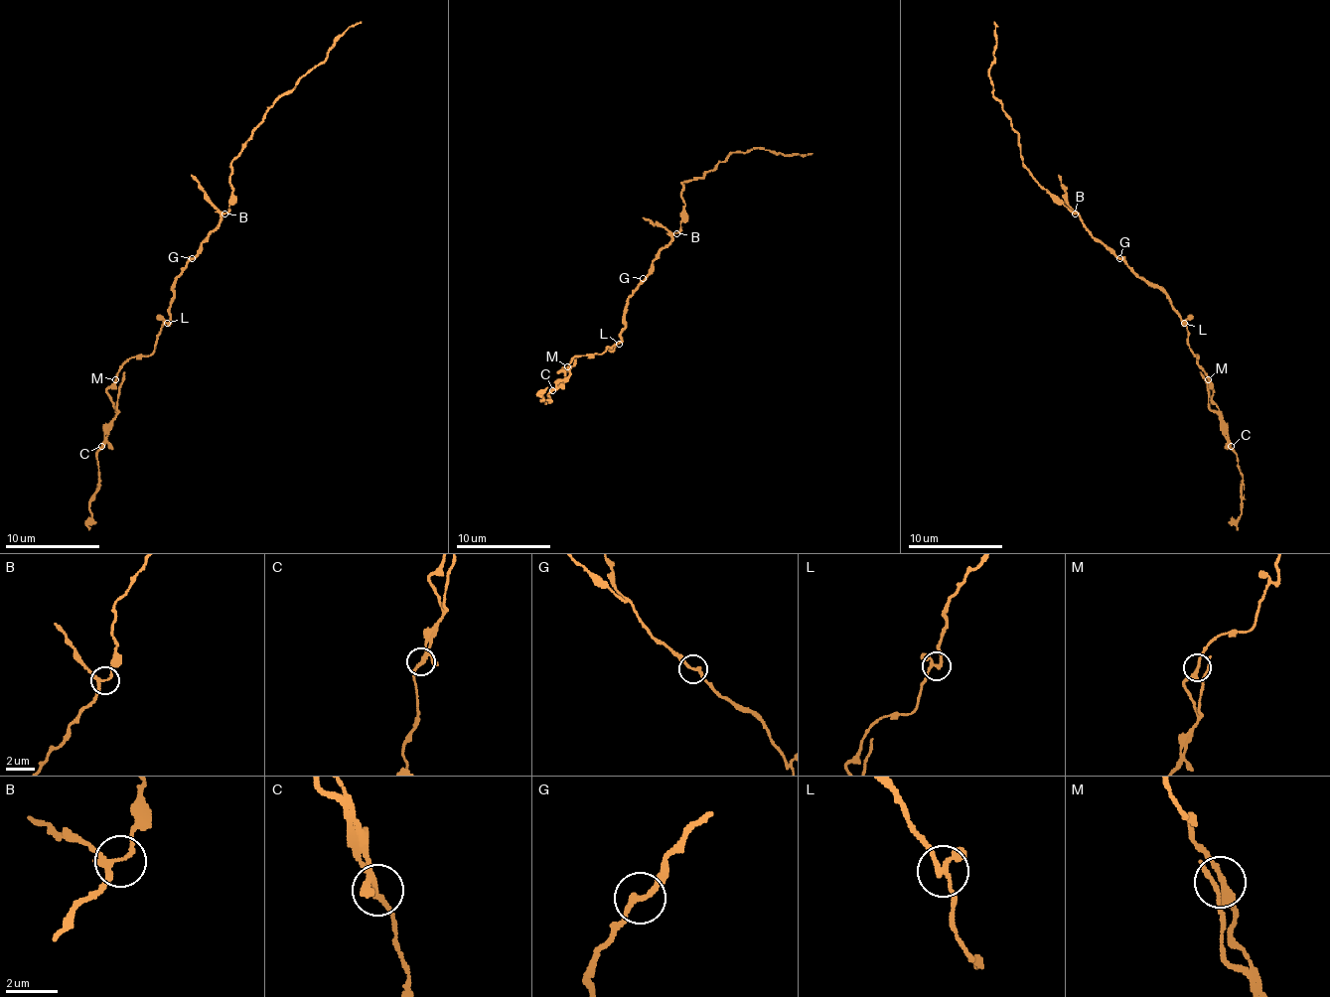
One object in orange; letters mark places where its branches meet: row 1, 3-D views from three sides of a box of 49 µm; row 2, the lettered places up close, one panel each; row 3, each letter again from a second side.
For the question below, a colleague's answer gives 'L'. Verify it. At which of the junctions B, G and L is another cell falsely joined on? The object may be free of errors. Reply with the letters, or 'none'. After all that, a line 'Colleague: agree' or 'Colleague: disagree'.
L
Colleague: agree

